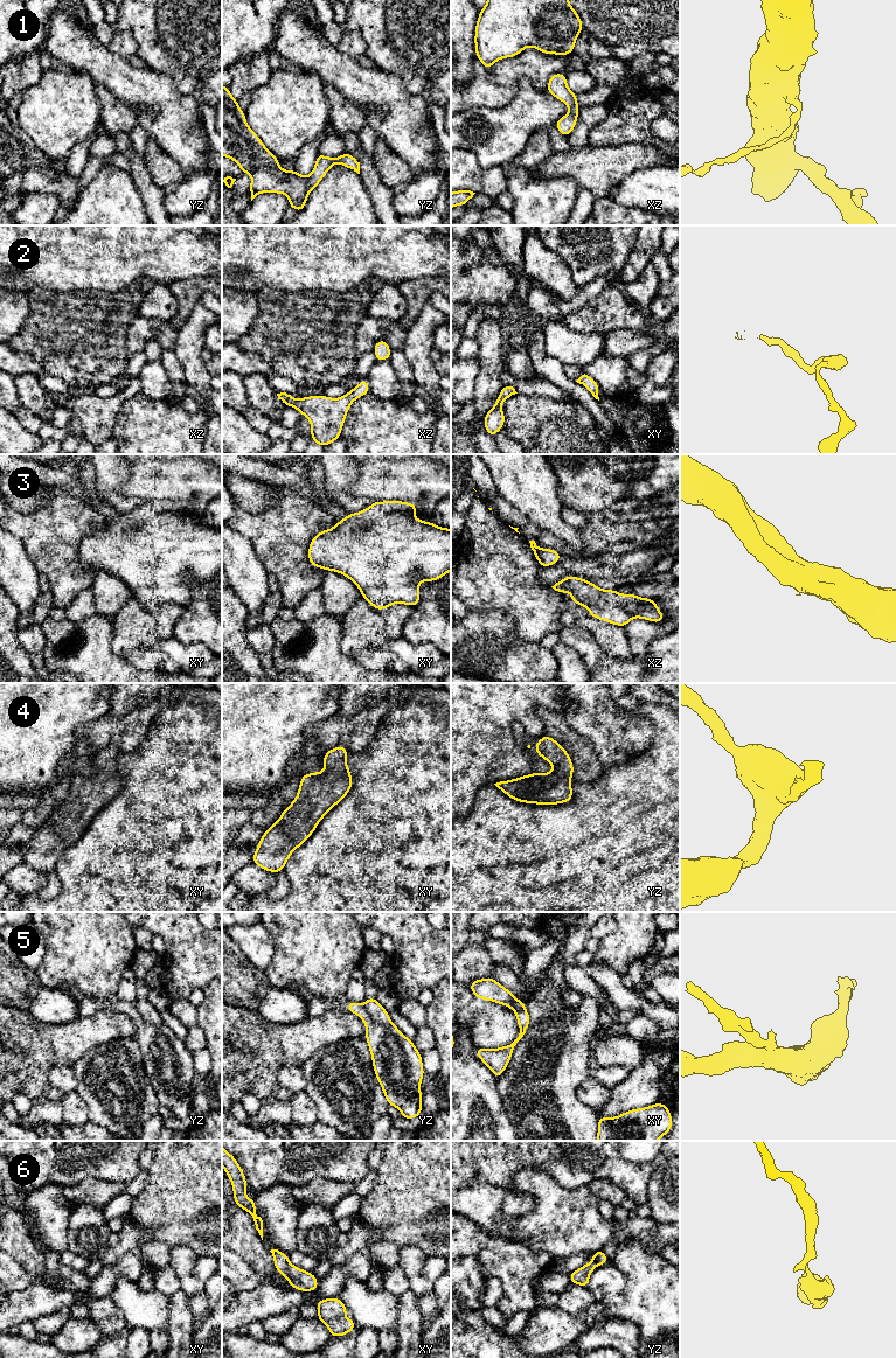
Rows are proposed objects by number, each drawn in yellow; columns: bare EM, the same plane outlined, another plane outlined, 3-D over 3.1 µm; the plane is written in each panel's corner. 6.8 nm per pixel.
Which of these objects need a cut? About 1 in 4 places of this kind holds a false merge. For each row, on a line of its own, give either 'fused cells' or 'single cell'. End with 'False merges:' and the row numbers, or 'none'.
1: single cell
2: single cell
3: fused cells
4: single cell
5: fused cells
6: single cell
False merges: 3, 5

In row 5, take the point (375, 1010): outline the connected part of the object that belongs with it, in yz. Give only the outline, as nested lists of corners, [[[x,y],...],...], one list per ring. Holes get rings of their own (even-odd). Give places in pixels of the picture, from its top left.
[[[367,997],[364,1007],[369,1017],[377,1024],[389,1025],[391,1019],[388,1011],[381,1005],[376,998]]]

